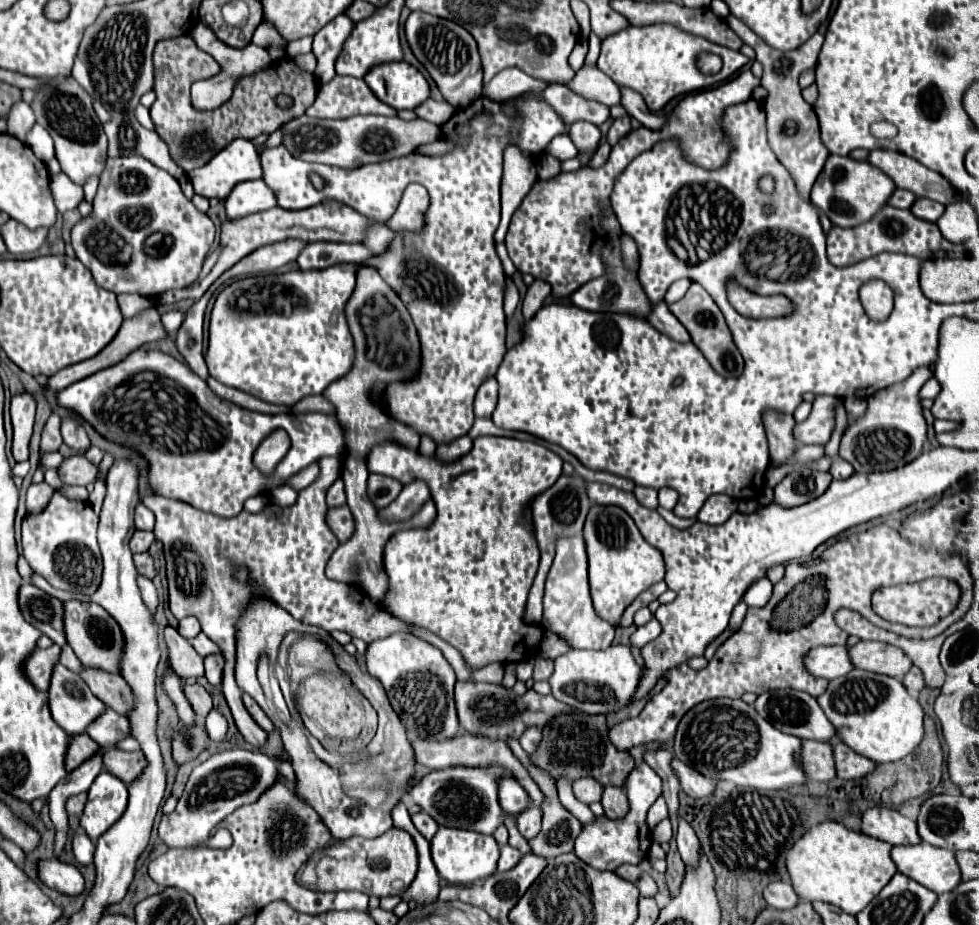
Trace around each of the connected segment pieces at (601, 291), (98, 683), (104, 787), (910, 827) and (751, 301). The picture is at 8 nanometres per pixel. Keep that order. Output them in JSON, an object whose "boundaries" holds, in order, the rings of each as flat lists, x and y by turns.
{"boundaries":[[[610,207,604,209,602,213,602,225,610,233,610,245,602,249,602,261,606,261,606,275,588,281,582,285,570,299,576,307,584,311,602,311,602,313,624,313,624,315,638,315,642,319,648,317,650,313,650,301,638,281,636,273,626,273,626,265,622,265,622,253,620,253,620,239,622,239,622,229,618,225,618,219,614,217,614,211]],[[84,667,80,671,80,677,90,687,90,691,110,709,114,709,120,715,126,715,134,703,132,691,126,685,126,681,116,673,106,673,100,669]],[[102,771,90,791,84,813,80,815,80,825,92,841,96,841,112,823,116,823,128,805,126,785,108,771]],[[872,807,862,813,862,833,886,841,890,845,916,845,920,843,916,823,894,809]],[[734,279,726,283,726,291,728,291,730,305,744,317,752,317,752,319,786,317,794,311,794,305,788,297,784,295,762,297,762,295,750,293,748,289,742,289,742,285,738,285]]]}

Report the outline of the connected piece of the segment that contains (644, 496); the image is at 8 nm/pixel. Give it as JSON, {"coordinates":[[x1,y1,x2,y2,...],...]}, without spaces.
{"coordinates":[[634,487,634,497,648,509,656,509,658,507,658,491,654,489,646,489,646,487]]}

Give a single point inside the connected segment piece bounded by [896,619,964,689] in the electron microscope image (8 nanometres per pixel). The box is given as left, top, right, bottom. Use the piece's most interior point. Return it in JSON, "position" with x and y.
{"position":[924,655]}

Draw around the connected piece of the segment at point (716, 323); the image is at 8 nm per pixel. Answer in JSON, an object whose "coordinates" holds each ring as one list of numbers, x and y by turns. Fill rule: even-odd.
{"coordinates":[[692,283,688,293,680,301,668,305,668,309,688,329,688,333,692,337,692,343,702,351,702,355,708,359,708,363,714,367,716,373,720,373,722,377,738,377,738,375,742,375,744,359,742,359,740,351,736,349,736,345,732,341,732,335,728,331,728,325,724,321,722,311,714,303,714,299,706,293,704,287,700,287,698,283]]}

